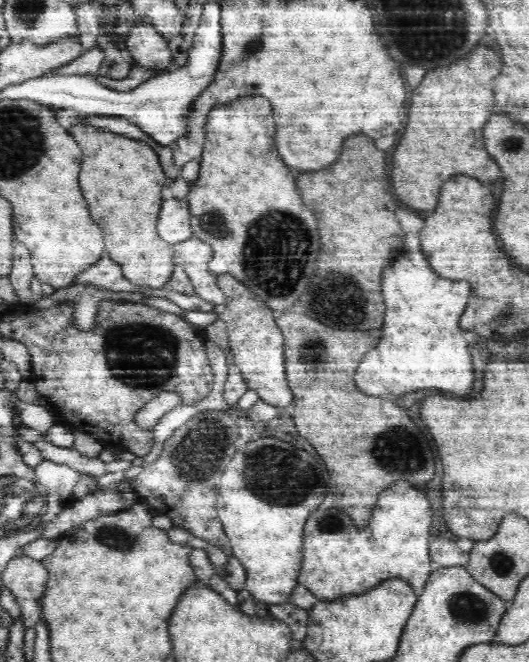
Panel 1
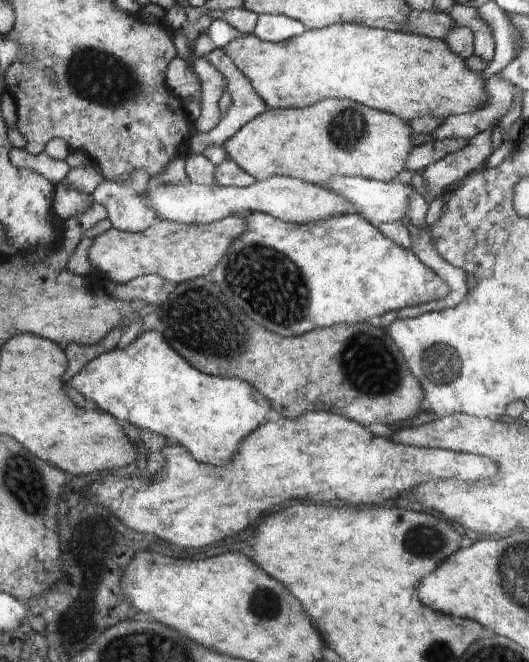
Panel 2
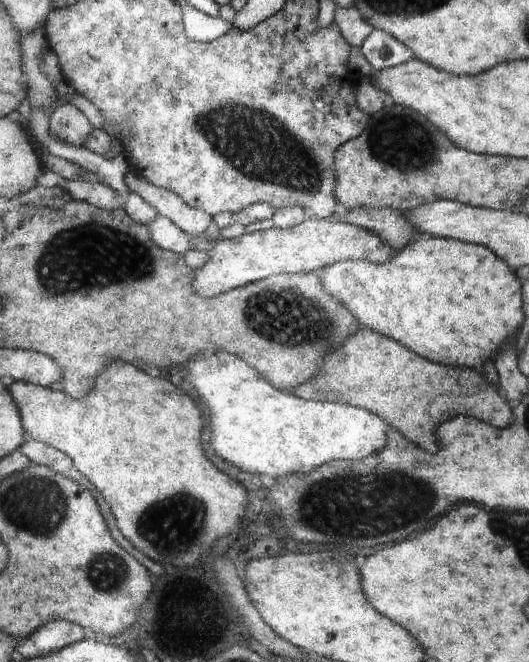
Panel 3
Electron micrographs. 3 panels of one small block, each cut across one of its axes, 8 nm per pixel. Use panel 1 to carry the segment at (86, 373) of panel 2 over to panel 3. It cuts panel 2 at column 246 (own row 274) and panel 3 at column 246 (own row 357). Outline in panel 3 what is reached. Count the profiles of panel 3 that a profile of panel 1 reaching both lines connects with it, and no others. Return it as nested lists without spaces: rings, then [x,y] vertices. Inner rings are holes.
[[[216,352],[210,358],[196,356],[192,358],[192,362],[186,364],[186,368],[190,384],[206,402],[210,412],[210,446],[214,446],[214,452],[222,460],[246,472],[264,472],[268,476],[282,476],[288,472],[304,474],[328,460],[360,460],[386,444],[388,424],[384,424],[378,416],[340,402],[310,402],[284,394],[276,390],[270,382],[260,378],[246,362],[242,362],[234,354]]]

